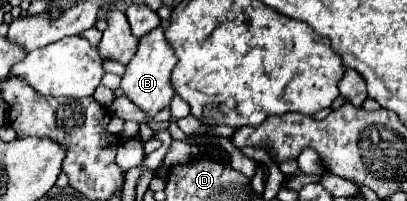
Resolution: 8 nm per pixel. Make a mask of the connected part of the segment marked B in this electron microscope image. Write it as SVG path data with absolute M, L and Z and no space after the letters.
M157 28L157 30L149 32L147 36L143 36L139 40L137 54L127 64L127 72L121 80L121 90L139 110L143 110L149 116L155 116L157 112L167 108L171 104L173 96L175 96L175 90L169 84L169 76L171 76L171 70L173 70L175 62L177 62L177 58L173 54L173 48L167 44L167 40L163 36L163 28Z

